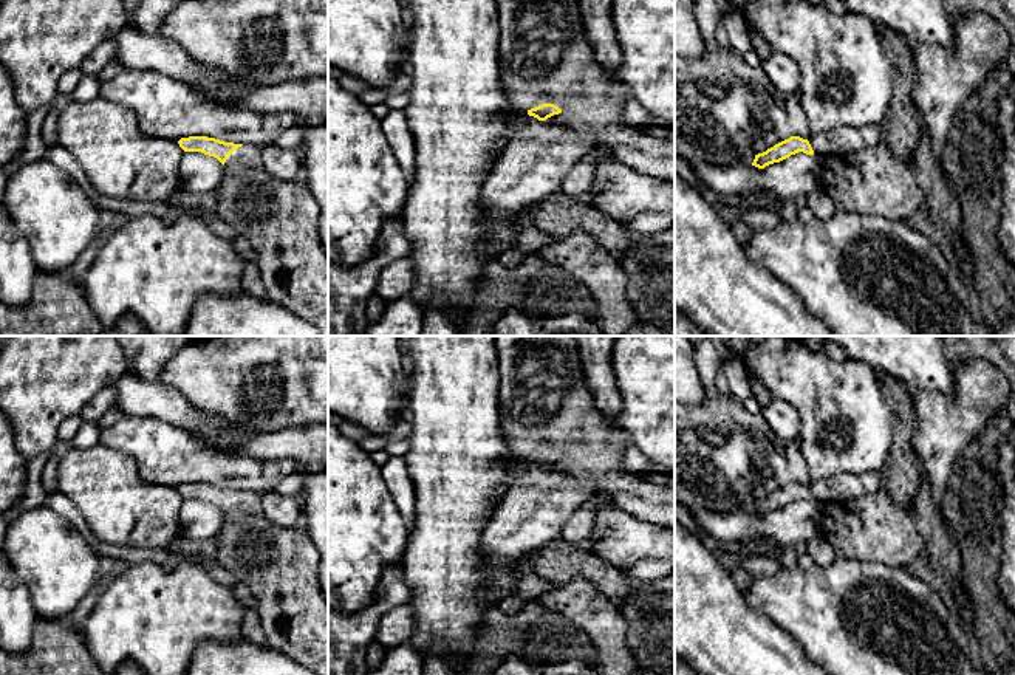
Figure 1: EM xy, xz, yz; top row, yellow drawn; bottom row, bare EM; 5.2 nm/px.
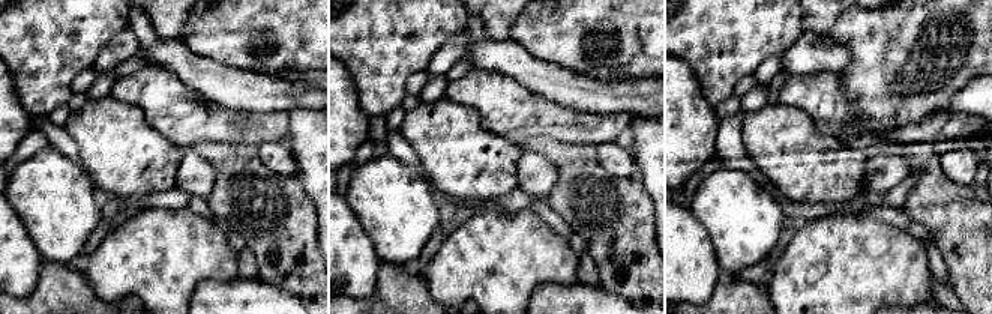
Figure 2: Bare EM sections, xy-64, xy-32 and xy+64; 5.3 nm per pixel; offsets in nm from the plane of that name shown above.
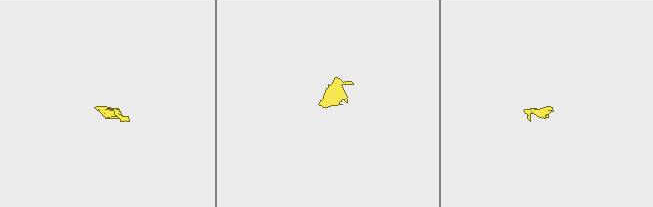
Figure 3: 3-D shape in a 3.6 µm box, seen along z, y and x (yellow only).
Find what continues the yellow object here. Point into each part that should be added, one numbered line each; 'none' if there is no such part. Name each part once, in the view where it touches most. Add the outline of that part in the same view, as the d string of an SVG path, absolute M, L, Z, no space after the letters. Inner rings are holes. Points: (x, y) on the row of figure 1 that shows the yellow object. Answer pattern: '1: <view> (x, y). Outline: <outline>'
1: xy (280, 219). Outline: M246 142L227 156L215 192L215 214L252 243L269 297L328 336L328 257L319 238L319 204L303 178L274 178L263 167L260 147Z
2: yz (844, 140). Outline: M842 125L828 132L812 133L808 141L814 150L814 155L817 155L818 158L826 158L829 155L846 156L848 153L857 152L868 146L879 144L880 127L879 125L860 125L860 127Z

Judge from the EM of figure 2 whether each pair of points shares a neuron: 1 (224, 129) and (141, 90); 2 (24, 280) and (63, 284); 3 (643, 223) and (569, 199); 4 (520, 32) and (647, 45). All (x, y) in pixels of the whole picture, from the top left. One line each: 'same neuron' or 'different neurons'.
1: same neuron
2: different neurons
3: same neuron
4: same neuron

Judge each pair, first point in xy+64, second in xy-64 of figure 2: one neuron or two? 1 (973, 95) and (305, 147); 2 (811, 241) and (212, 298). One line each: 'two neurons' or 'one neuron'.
1: two neurons
2: two neurons

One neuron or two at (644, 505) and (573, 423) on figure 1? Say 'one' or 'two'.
one

